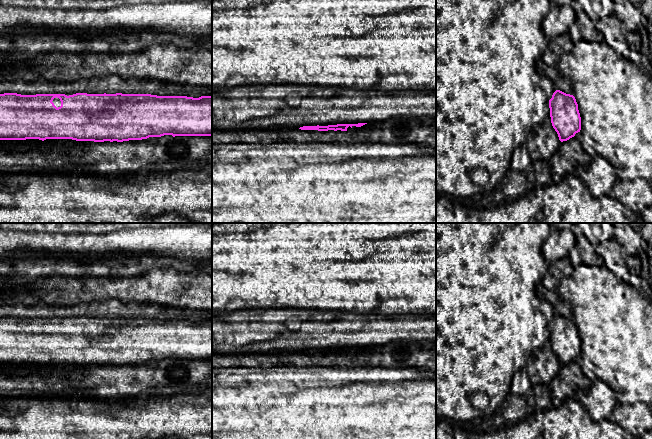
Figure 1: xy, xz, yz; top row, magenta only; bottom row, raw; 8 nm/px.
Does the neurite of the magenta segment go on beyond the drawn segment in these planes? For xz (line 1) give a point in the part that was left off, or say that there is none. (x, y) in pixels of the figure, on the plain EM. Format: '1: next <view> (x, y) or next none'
1: next none

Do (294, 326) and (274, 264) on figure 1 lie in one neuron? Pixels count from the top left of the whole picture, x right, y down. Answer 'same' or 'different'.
different

